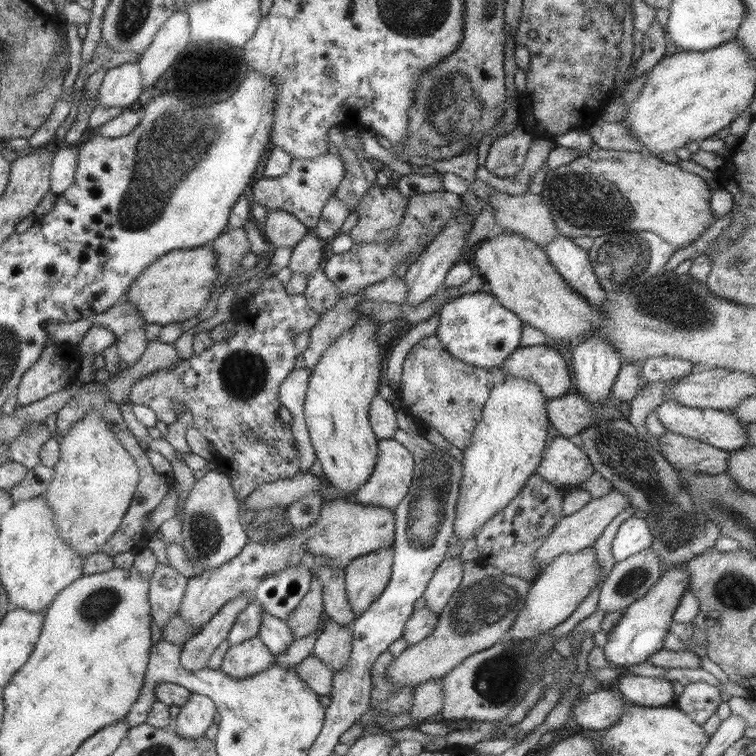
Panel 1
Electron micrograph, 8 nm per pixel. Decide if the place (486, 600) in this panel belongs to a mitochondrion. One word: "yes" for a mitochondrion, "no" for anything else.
yes

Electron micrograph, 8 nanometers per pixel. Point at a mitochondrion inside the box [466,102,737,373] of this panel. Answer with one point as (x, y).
(578, 202)

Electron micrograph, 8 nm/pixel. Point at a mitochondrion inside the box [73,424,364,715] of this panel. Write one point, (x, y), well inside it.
(205, 534)

